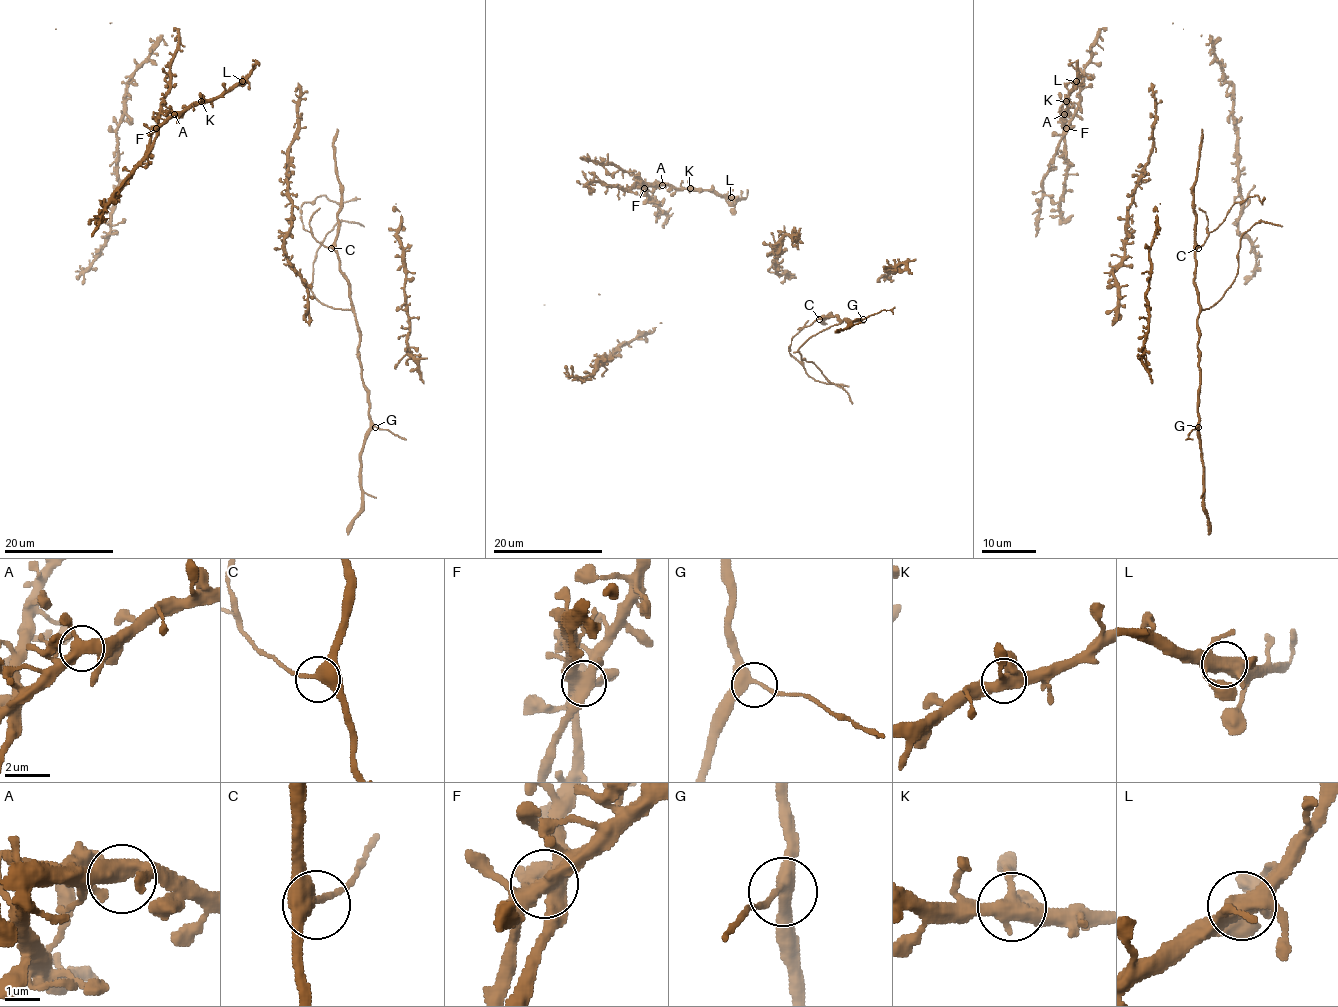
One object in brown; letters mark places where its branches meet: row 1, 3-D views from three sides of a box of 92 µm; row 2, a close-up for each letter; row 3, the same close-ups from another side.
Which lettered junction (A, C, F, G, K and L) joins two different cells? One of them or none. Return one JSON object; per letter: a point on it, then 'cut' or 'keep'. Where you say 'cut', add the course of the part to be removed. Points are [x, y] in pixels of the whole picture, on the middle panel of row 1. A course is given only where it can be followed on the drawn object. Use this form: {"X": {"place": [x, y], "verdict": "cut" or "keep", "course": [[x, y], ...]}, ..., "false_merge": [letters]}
{"A": {"place": [662, 185], "verdict": "keep"}, "C": {"place": [819, 319], "verdict": "keep"}, "F": {"place": [644, 188], "verdict": "keep"}, "G": {"place": [863, 319], "verdict": "keep"}, "K": {"place": [690, 188], "verdict": "keep"}, "L": {"place": [731, 197], "verdict": "keep"}, "false_merge": []}

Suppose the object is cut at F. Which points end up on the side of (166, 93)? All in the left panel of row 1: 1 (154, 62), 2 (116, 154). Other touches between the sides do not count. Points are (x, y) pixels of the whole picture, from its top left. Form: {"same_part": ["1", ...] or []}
{"same_part": []}

